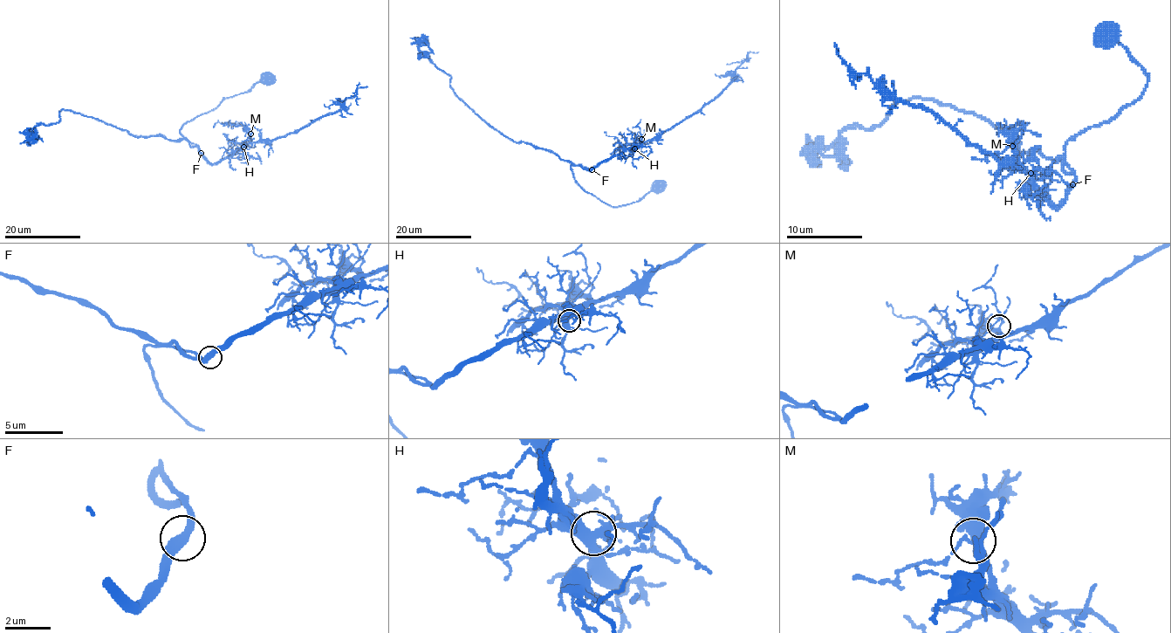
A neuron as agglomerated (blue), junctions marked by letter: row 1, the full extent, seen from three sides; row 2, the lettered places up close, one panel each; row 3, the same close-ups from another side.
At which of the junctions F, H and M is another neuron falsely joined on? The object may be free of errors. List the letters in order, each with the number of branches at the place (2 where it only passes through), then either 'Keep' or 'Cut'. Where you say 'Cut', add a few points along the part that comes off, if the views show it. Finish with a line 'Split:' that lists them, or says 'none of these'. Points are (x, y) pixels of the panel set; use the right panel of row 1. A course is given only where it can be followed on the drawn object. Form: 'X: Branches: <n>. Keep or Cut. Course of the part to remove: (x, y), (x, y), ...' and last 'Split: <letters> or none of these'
F: Branches: 2. Keep
H: Branches: 6. Keep
M: Branches: 3. Keep
Split: none of these

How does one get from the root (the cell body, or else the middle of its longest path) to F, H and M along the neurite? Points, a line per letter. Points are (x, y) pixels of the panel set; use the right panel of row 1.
F: (1103, 37), (1101, 41), (1117, 41), (1143, 67), (1147, 86), (1112, 117), (1080, 130), (1065, 144), (1073, 184)
H: (1103, 37), (1117, 41), (1143, 67), (1146, 91), (1065, 144), (1075, 186), (1056, 207), (1030, 173)
M: (1103, 37), (1117, 41), (1143, 67), (1147, 86), (1112, 117), (1065, 144), (1075, 186), (1056, 207), (1012, 146)

